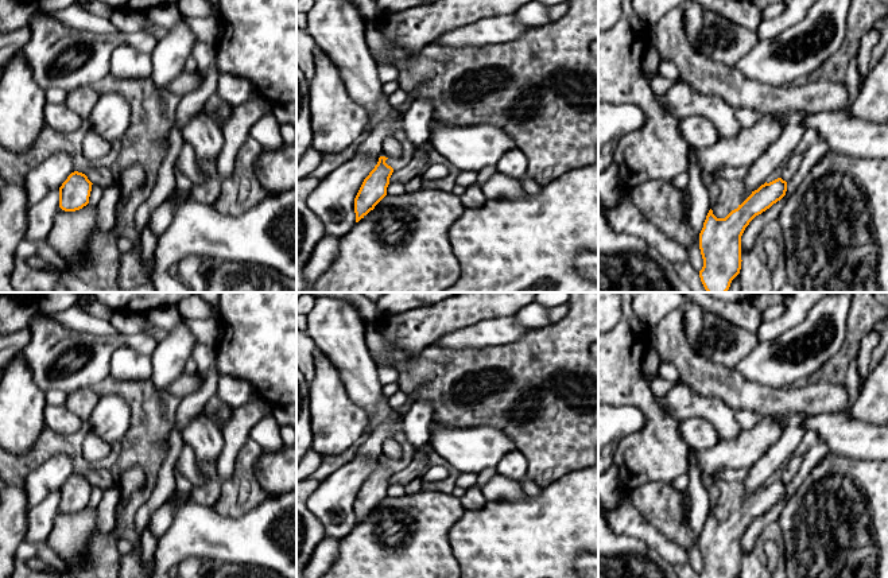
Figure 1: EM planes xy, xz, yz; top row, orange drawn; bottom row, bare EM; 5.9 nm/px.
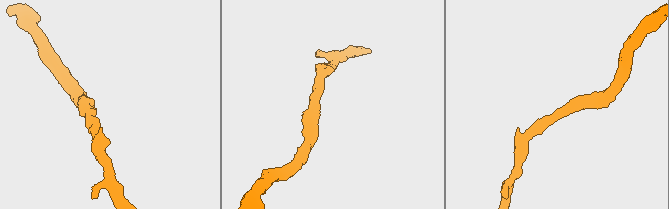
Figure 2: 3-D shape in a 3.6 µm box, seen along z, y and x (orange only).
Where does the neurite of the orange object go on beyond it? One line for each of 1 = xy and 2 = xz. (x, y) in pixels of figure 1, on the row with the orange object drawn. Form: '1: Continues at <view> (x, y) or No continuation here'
1: No continuation here
2: No continuation here

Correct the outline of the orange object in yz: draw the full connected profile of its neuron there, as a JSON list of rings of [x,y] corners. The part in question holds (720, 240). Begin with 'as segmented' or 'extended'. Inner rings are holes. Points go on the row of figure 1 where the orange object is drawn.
as segmented | [[[778,178],[761,185],[732,210],[725,218],[717,218],[710,209],[699,233],[699,249],[703,267],[701,282],[707,292],[726,292],[741,269],[741,236],[749,222],[787,191],[787,182]]]

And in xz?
as segmented | [[[380,156],[375,168],[364,179],[356,198],[356,222],[364,218],[387,195],[387,187],[393,168],[385,163],[388,158]]]

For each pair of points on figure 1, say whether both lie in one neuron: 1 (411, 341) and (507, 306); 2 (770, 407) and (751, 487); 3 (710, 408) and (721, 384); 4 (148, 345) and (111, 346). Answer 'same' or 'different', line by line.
1: same
2: different
3: different
4: same

